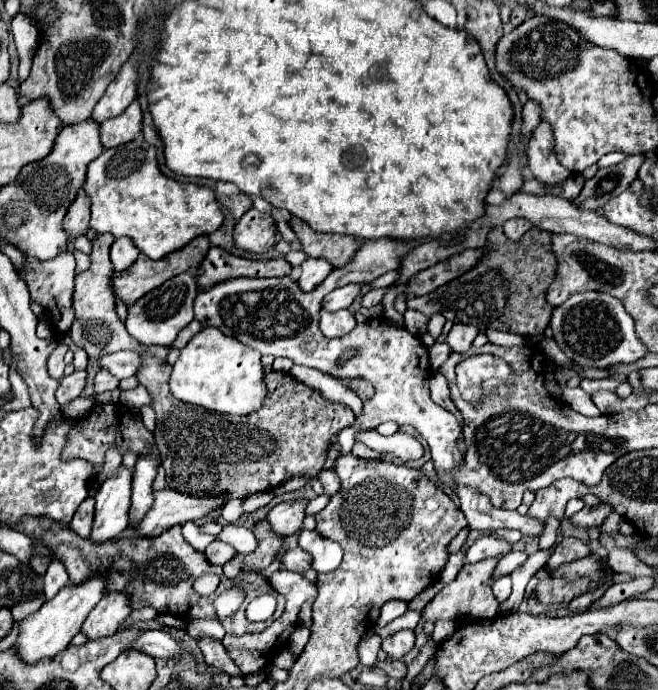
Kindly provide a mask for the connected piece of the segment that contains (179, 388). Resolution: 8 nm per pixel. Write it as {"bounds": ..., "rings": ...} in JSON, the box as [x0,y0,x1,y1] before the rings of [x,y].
{"bounds":[170,328,268,416],"rings":[[[202,328],[182,348],[170,376],[170,392],[174,398],[186,404],[224,414],[246,416],[256,412],[264,404],[268,390],[258,350],[244,346],[236,338],[224,336],[220,330]]]}

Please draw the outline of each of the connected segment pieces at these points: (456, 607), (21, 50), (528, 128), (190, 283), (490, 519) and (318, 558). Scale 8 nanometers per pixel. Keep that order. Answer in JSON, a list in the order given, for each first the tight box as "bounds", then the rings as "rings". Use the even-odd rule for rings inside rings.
[{"bounds":[424,558,500,622],"rings":[[[486,558],[482,562],[476,562],[476,564],[464,564],[462,570],[458,572],[458,576],[452,582],[448,582],[432,598],[432,602],[424,608],[424,620],[432,620],[432,622],[436,622],[438,618],[456,620],[458,616],[464,616],[464,614],[470,614],[476,620],[494,618],[496,612],[498,612],[498,606],[500,606],[498,600],[492,594],[492,574],[494,574],[494,568],[496,568],[498,560],[500,558]]]},{"bounds":[10,14,38,80],"rings":[[[18,14],[12,20],[10,32],[12,32],[16,52],[18,52],[18,58],[20,58],[18,76],[20,76],[20,80],[26,80],[28,74],[30,74],[30,68],[32,68],[32,58],[34,58],[36,48],[38,48],[38,28],[32,22],[32,18]]]},{"bounds":[522,100,540,140],"rings":[[[528,100],[528,102],[524,104],[522,116],[524,116],[522,134],[524,134],[524,140],[528,140],[530,134],[532,134],[532,130],[534,130],[534,128],[538,126],[538,122],[540,122],[540,104],[534,102],[534,100]]]},{"bounds":[126,272,198,346],"rings":[[[182,272],[170,278],[160,288],[148,292],[142,300],[138,300],[134,306],[128,308],[128,318],[126,318],[128,332],[142,344],[172,346],[178,332],[194,320],[192,304],[196,294],[198,294],[198,284],[196,284],[194,272]]]},{"bounds":[454,486,544,536],"rings":[[[456,486],[454,492],[460,496],[460,510],[466,516],[470,530],[480,530],[482,534],[490,534],[492,530],[498,528],[518,528],[522,534],[538,536],[540,530],[544,528],[544,524],[534,522],[534,518],[490,506],[490,500],[484,494],[478,494],[478,490],[474,488]]]},{"bounds":[298,530,344,572],"rings":[[[302,530],[298,544],[312,554],[316,572],[332,572],[342,562],[344,553],[340,544],[324,538],[318,530]]]}]

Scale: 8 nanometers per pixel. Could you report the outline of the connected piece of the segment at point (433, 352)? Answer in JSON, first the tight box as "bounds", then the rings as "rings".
{"bounds":[428,342,452,370],"rings":[[[436,342],[432,348],[428,348],[428,352],[430,352],[432,370],[438,370],[448,360],[448,356],[452,354],[452,348],[446,342]]]}

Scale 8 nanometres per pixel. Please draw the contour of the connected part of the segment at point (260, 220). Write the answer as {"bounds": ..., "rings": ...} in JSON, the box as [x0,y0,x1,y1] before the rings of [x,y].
{"bounds":[234,208,278,252],"rings":[[[250,208],[234,228],[234,244],[248,252],[266,252],[276,244],[278,230],[268,212]]]}

